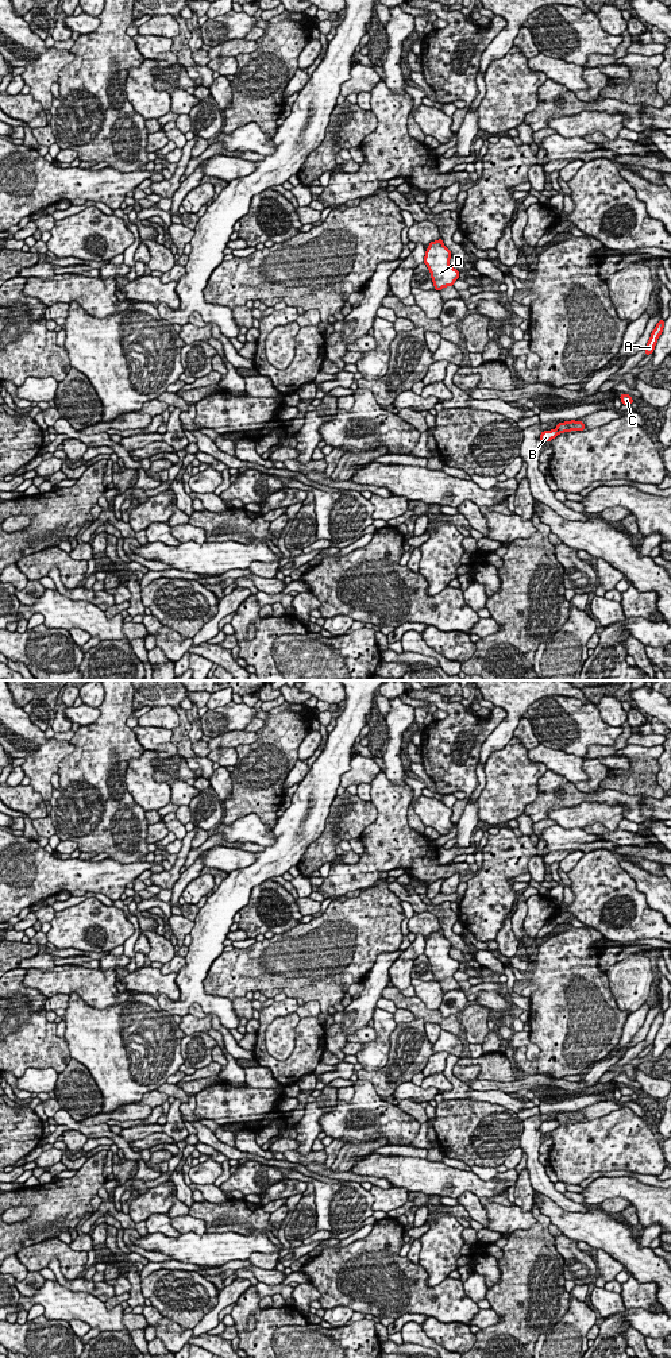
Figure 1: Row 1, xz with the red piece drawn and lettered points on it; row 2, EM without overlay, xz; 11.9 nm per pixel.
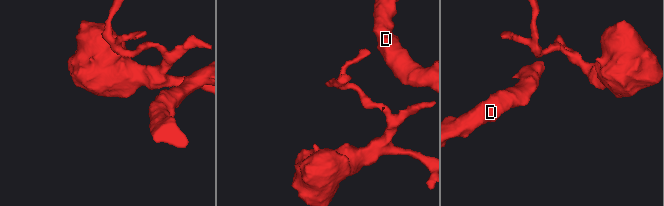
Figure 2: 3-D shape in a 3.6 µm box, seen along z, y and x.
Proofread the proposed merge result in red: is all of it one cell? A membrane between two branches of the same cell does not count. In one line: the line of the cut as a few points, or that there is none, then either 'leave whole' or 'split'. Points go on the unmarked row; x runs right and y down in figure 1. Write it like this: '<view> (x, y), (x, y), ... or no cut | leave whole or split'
xz (556, 1119), (559, 1122) | split

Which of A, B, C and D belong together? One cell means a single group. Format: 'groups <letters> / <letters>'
groups A C D / B

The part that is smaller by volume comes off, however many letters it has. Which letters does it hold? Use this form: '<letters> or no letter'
B

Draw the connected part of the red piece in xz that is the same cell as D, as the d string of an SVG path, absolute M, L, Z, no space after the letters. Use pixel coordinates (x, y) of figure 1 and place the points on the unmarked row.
M443 930L429 934L425 942L424 954L429 960L435 981L454 977L459 969L459 961L450 957L451 942L444 937Z

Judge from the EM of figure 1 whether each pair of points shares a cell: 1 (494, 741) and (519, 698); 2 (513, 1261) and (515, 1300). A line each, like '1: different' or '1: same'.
1: same
2: same

